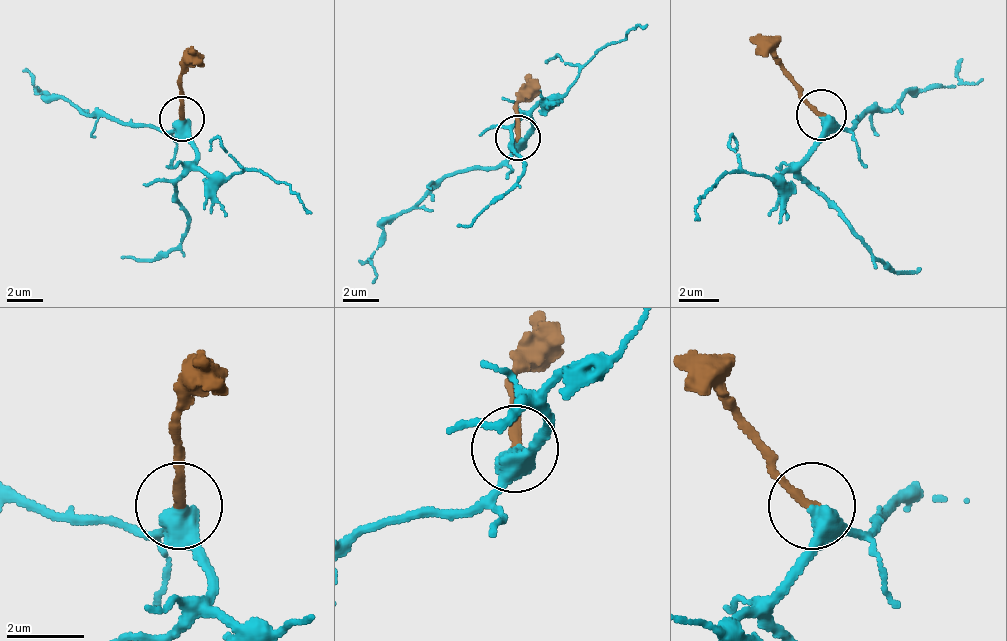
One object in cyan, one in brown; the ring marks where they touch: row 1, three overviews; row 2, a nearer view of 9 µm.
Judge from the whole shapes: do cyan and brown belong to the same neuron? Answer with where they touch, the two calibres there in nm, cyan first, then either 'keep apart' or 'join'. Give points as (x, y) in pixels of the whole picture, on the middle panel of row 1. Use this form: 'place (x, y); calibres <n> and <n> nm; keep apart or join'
place (517, 138); calibres 440 and 240 nm; keep apart

